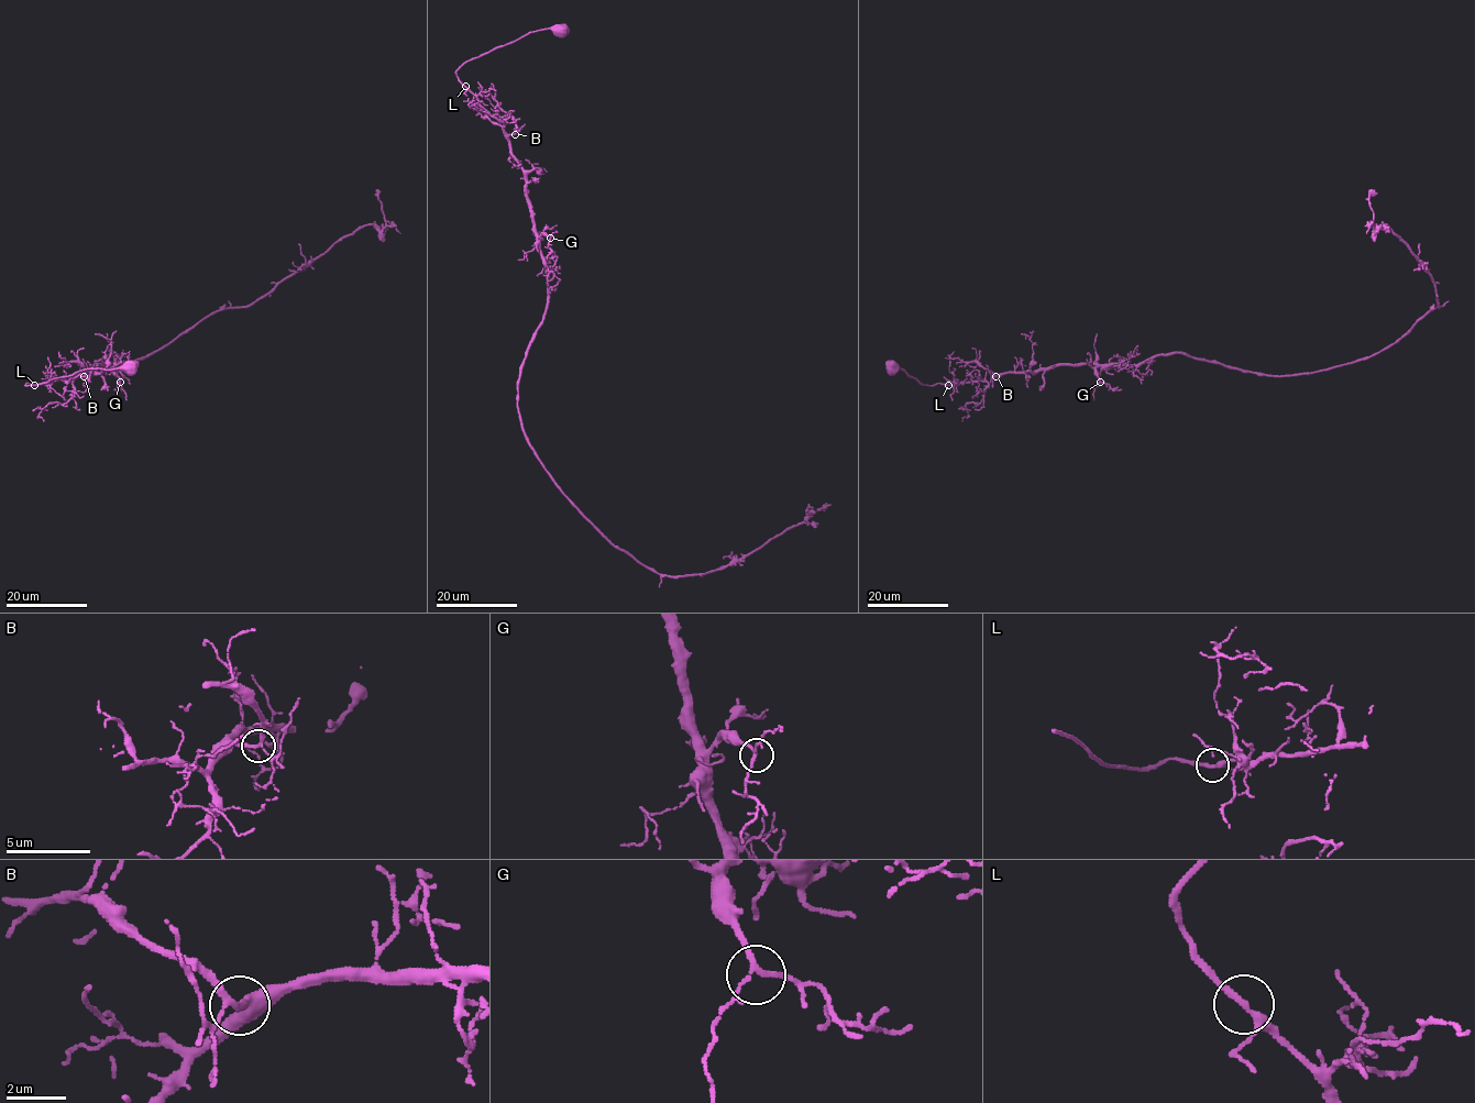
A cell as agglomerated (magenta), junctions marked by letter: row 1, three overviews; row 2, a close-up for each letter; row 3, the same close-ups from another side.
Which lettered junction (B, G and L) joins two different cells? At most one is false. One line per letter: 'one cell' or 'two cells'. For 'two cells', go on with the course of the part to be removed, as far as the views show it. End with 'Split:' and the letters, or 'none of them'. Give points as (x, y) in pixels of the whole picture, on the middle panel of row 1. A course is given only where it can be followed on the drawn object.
B: one cell
G: one cell
L: one cell
Split: none of them

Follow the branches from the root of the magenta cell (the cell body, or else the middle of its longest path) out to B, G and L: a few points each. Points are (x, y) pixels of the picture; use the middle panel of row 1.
B: (560, 31), (546, 28), (528, 32), (470, 58), (455, 72), (484, 113), (507, 134), (515, 134)
G: (560, 31), (528, 32), (470, 58), (455, 72), (509, 141), (512, 156), (524, 175), (534, 231), (550, 238)
L: (560, 31), (549, 28), (531, 31), (470, 58), (455, 72), (465, 86)

